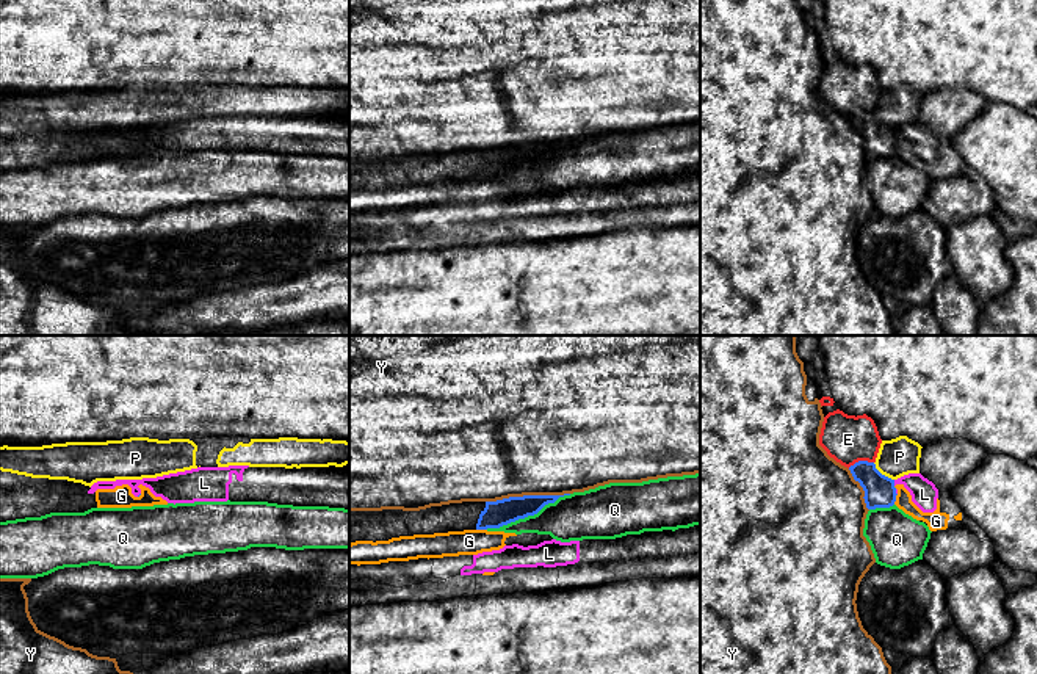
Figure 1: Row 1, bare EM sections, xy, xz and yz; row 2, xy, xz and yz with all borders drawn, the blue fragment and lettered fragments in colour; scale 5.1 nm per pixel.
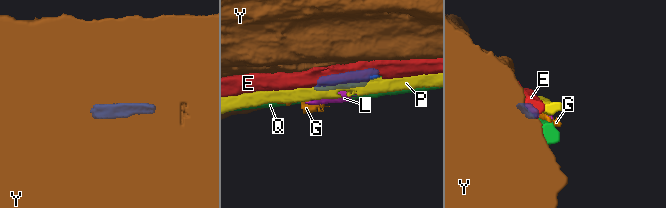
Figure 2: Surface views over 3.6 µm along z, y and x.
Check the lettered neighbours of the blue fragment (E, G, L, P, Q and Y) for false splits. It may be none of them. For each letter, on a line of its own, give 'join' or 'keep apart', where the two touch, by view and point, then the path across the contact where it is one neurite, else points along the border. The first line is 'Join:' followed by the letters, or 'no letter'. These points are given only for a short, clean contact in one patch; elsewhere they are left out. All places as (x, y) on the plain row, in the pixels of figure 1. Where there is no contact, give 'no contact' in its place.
Join: no letter
E: keep apart; meets blue in yz at (860, 110)
G: keep apart; meets blue in xz at (481, 177)
L: keep apart; meets blue in yz at (893, 132)
P: keep apart; meets blue in yz at (881, 123)
Q: keep apart; meets blue in xz at (528, 163)
Y: keep apart; meets blue in xz at (527, 144)

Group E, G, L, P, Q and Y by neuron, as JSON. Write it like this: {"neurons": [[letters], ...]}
{"neurons": [["E"], ["G", "L"], ["P"], ["Q"], ["Y"]]}

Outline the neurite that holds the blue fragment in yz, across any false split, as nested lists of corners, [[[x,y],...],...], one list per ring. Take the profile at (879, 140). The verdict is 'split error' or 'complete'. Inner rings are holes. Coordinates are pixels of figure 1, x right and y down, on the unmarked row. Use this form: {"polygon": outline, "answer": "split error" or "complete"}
{"polygon": [[[858,110],[849,116],[855,130],[865,140],[865,152],[868,158],[890,157],[896,150],[894,129],[882,124],[874,111]]], "answer": "complete"}

